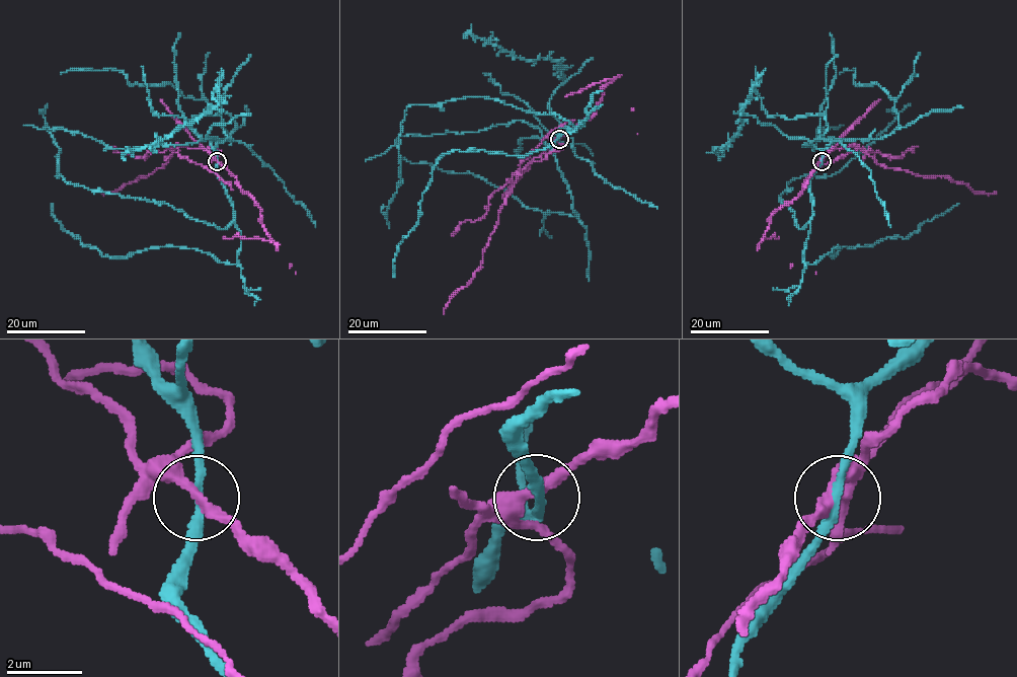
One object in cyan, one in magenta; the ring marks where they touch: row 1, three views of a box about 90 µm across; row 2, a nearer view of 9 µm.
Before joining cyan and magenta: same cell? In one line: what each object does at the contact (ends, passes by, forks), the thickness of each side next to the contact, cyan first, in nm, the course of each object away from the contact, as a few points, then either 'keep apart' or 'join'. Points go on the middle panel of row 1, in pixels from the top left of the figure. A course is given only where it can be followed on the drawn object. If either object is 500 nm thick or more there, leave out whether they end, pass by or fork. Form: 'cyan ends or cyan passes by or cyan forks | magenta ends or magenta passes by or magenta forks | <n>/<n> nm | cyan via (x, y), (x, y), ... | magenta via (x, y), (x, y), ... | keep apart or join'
cyan passes by | magenta passes by | 240/280 nm | cyan via (558, 139), (563, 128), (583, 125), (522, 157), (445, 153), (422, 194), (417, 223), (400, 243), (392, 276) | magenta via (558, 139), (560, 149), (531, 161), (520, 173), (482, 253), (481, 267), (454, 295), (443, 313) | keep apart

